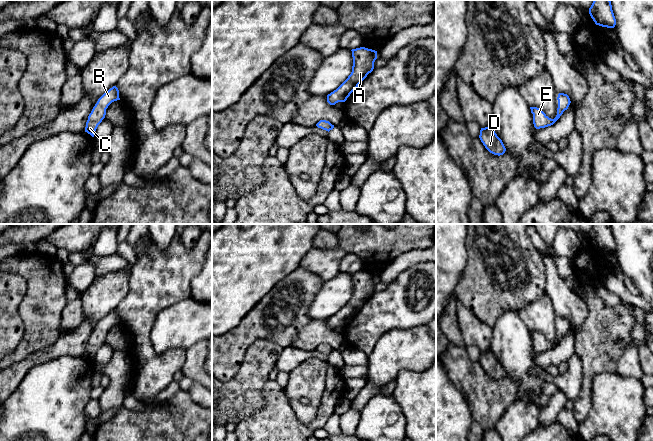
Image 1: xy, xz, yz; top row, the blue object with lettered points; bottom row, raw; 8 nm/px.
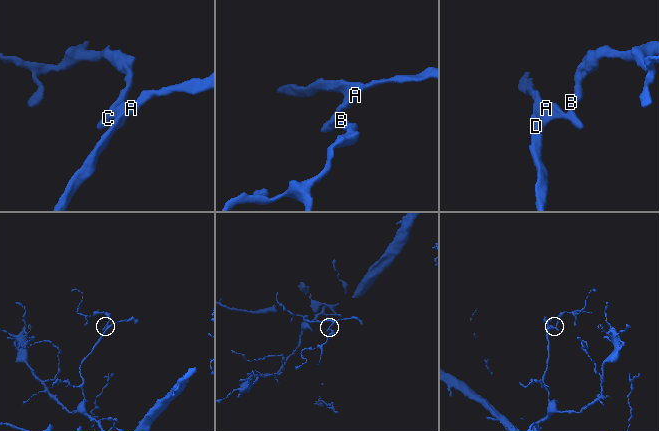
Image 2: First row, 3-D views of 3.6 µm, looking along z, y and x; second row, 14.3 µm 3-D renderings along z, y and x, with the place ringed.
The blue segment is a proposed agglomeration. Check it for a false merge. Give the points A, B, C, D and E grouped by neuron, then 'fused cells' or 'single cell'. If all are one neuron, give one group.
groups A B C D E; single cell

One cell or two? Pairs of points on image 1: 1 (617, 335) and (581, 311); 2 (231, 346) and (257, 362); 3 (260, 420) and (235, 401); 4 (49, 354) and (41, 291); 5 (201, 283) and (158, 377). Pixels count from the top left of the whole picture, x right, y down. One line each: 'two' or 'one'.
1: two
2: two
3: two
4: two
5: two

